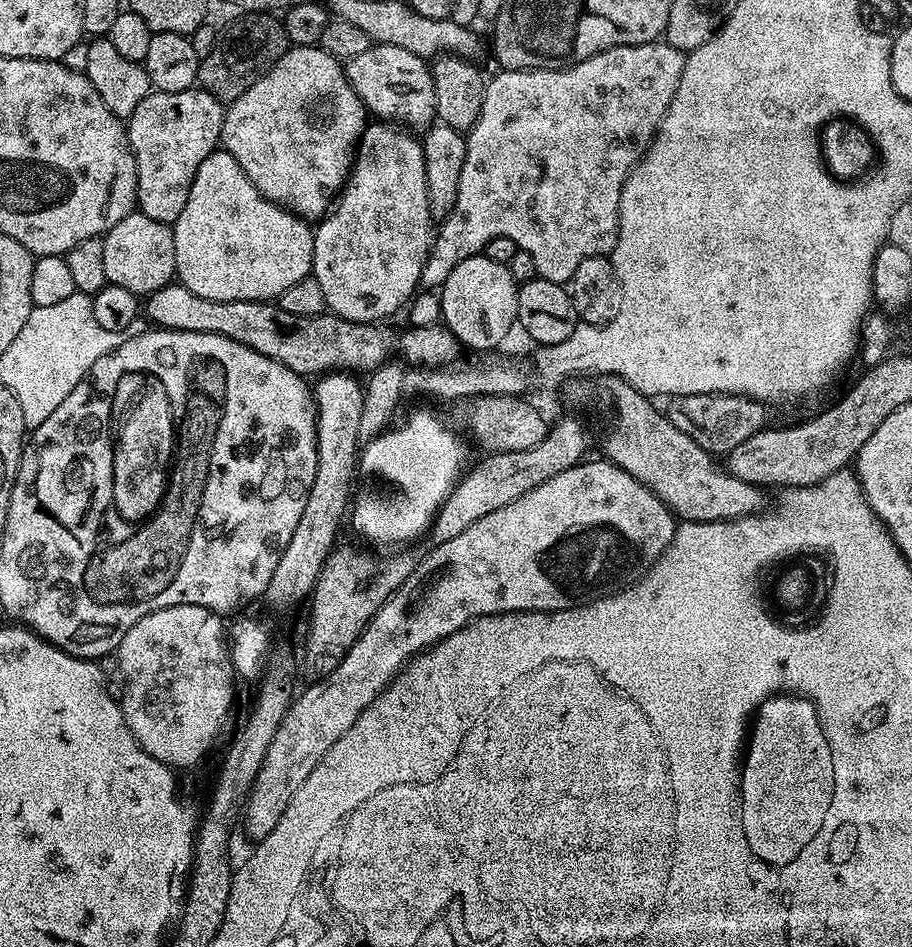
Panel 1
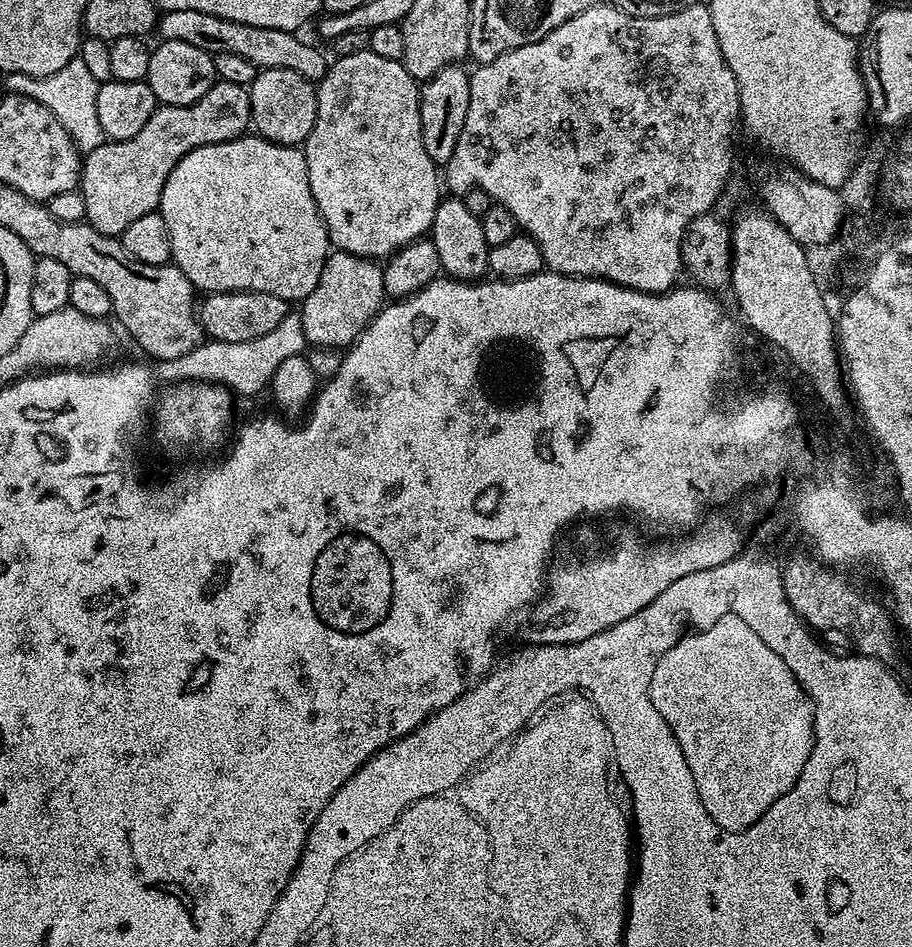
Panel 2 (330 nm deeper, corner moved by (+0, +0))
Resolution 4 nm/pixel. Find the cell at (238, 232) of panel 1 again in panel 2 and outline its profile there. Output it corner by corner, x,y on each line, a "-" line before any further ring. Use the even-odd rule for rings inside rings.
245,134
217,144
207,144
201,148
190,150
174,170
170,170
170,178
166,178
166,186
162,186
162,198
158,209
161,218
166,222
166,230
170,230
170,246
172,247
171,263
190,278
193,288
204,294
214,292
265,292
278,294
278,298
289,302
302,302
318,286
318,278
322,278
322,266
328,260
330,245
328,231
324,219
320,216
318,206
314,202
314,194
310,190
310,174
306,170
304,149
291,144
275,144
264,136

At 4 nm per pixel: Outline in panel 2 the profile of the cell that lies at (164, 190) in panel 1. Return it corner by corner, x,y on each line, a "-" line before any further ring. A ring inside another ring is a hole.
225,80
217,82
190,106
158,106
154,114
150,114
150,122
146,122
134,138
106,142
83,157
78,191
86,202
84,220
103,236
120,237
130,222
159,209
162,186
166,186
170,170
174,170
190,150
245,135
251,118
249,89

